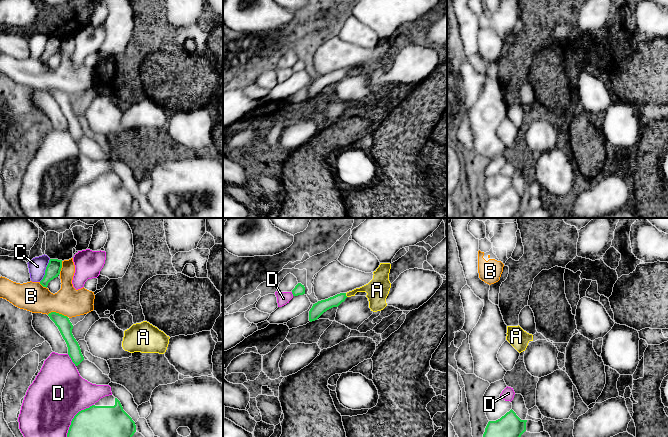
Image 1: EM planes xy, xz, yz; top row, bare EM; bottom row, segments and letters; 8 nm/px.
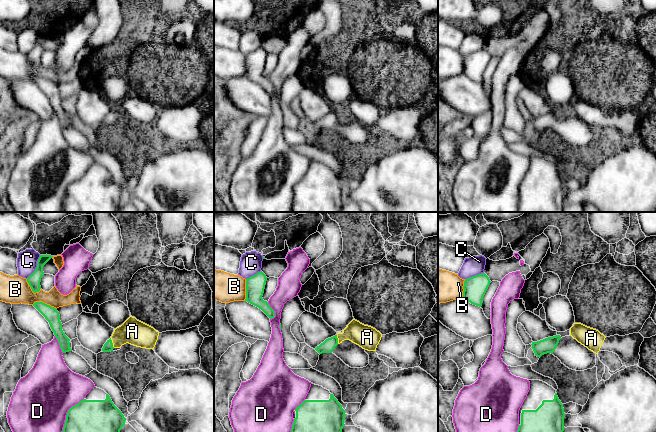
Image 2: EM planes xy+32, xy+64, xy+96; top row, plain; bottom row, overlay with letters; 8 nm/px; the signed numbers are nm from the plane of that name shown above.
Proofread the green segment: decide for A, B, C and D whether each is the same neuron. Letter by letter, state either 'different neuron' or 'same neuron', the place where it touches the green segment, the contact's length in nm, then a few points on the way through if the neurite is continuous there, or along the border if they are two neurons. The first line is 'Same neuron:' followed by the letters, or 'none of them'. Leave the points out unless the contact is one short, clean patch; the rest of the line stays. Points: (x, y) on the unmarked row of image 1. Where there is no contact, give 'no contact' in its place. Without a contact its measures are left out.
Same neuron: A
A: same neuron; contact xz (345, 71); length 40 nm; way xz (320, 83), (345, 71), (360, 65), (376, 68)
B: different neuron; contact xy (57, 89); length 170 nm
C: different neuron; contact xy (45, 46); length 200 nm
D: different neuron; contact xy (72, 195); length 380 nm

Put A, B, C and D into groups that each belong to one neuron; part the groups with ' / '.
A / B / C / D

